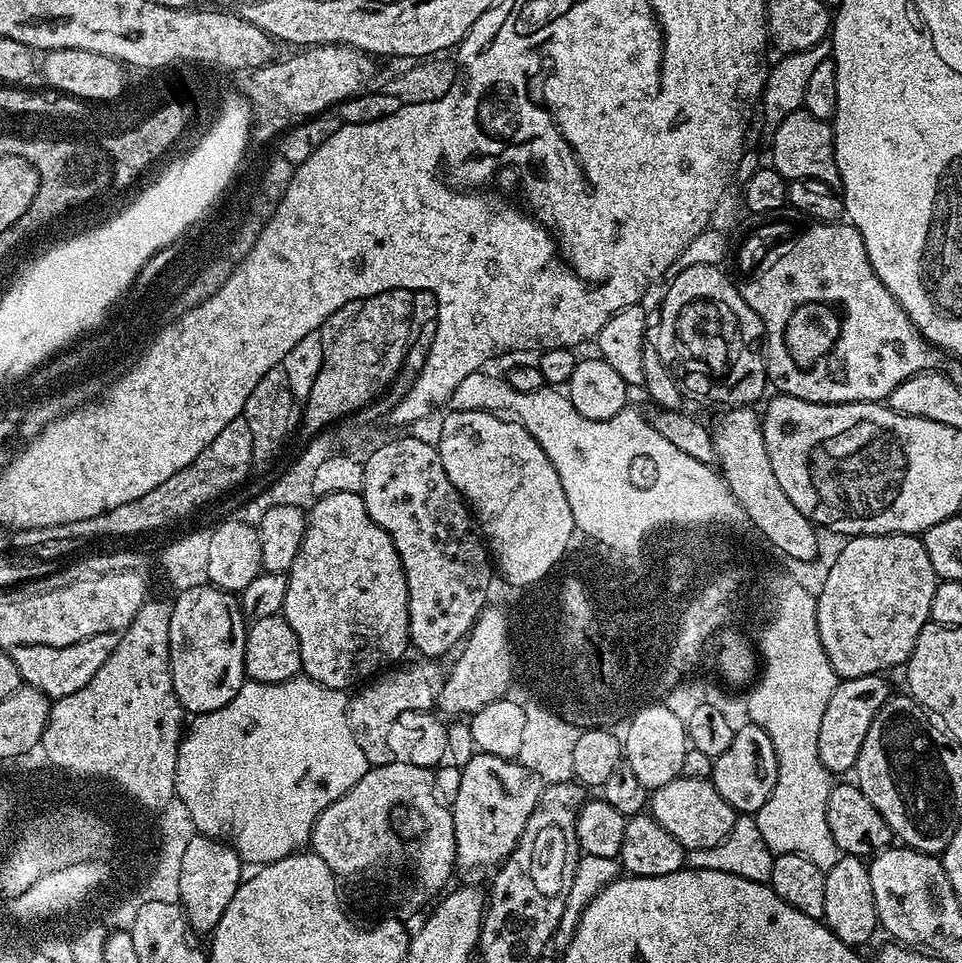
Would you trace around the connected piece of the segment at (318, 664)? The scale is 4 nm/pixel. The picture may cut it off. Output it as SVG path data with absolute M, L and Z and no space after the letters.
M331 493L319 497L311 508L302 546L286 573L288 585L282 615L298 634L303 675L327 688L348 690L351 684L359 685L405 659L404 651L410 648L406 574L390 534L370 518L361 493Z

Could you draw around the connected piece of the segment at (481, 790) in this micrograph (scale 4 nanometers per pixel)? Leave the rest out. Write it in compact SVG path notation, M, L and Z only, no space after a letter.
M475 753L464 766L451 810L454 818L456 860L459 869L478 870L497 867L516 848L517 840L533 813L541 796L544 783L538 774L513 759L503 759L498 755Z

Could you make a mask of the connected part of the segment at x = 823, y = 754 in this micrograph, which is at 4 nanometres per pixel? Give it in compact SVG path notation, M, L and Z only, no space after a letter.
M877 674L840 680L834 694L830 694L826 714L822 714L822 730L818 730L818 754L828 772L851 773L855 769L856 755L862 750L866 730L870 730L870 722L874 722L874 714L888 701L890 695L890 689L884 679L883 675Z

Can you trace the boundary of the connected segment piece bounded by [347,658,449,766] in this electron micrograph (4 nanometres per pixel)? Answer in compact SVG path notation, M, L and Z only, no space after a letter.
M435 659L417 660L414 664L402 664L389 669L374 681L359 687L348 699L347 721L350 722L351 733L369 765L390 764L401 759L404 751L398 748L398 740L402 740L400 726L392 726L394 718L404 710L431 711L439 701L442 687L448 677L449 665Z

